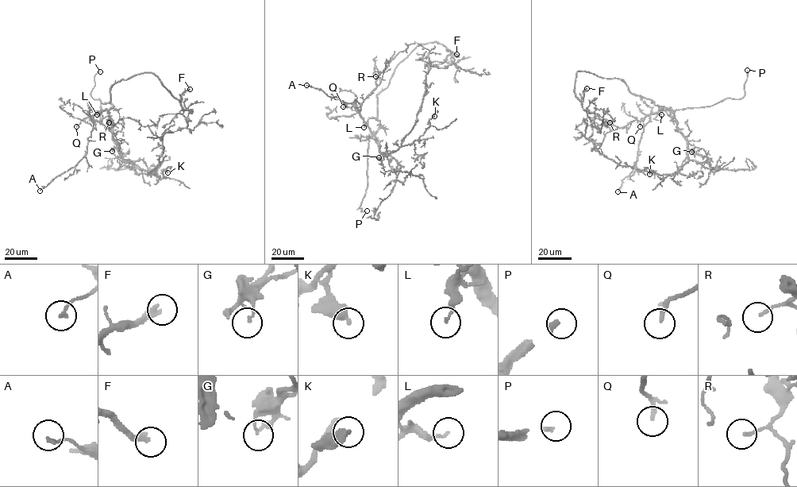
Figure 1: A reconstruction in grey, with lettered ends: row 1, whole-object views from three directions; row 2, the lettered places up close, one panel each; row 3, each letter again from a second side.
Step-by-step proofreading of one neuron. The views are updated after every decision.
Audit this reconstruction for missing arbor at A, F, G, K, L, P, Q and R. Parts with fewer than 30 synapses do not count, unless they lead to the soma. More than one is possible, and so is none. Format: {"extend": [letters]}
{"extend": ["F", "P"]}

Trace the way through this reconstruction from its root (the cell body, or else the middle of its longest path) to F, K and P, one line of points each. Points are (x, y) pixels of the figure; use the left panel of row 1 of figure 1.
F: (113, 107), (111, 87), (121, 79), (140, 73), (153, 73), (179, 101), (181, 94), (190, 89)
K: (113, 107), (108, 110), (108, 118), (112, 138), (121, 159), (162, 179), (163, 170), (167, 172)
P: (113, 107), (102, 110), (100, 100), (94, 99), (90, 95), (94, 85), (94, 76), (100, 71)

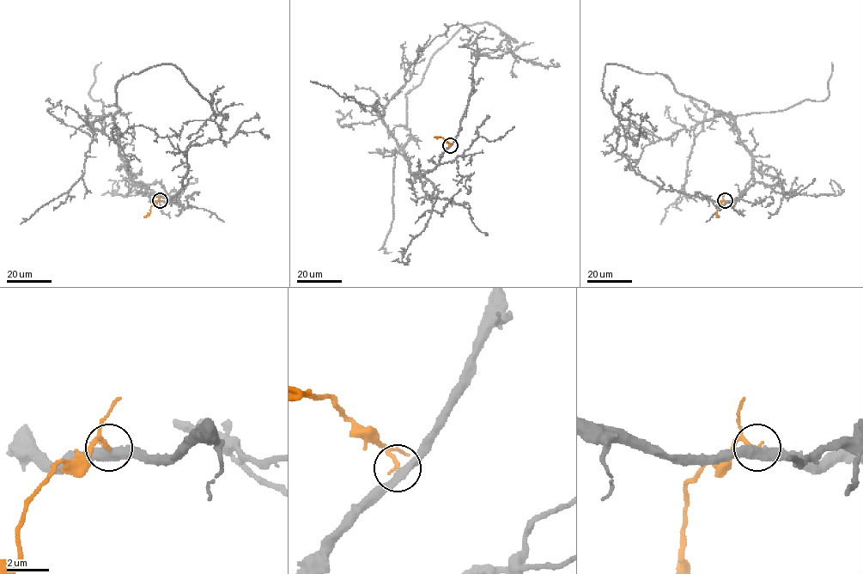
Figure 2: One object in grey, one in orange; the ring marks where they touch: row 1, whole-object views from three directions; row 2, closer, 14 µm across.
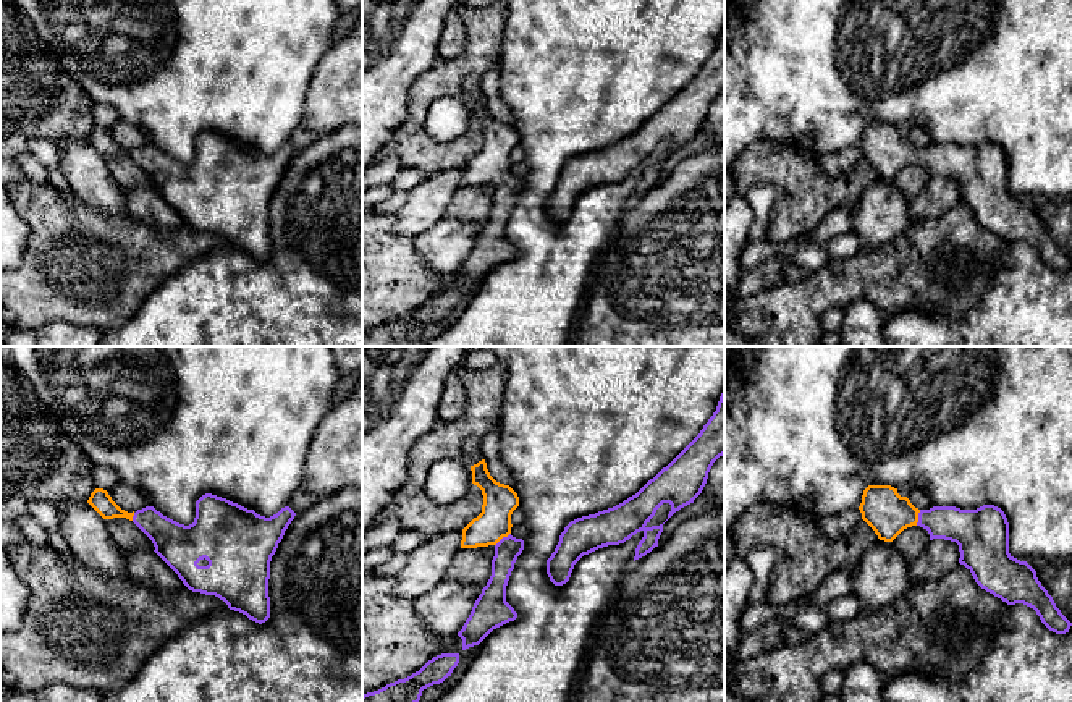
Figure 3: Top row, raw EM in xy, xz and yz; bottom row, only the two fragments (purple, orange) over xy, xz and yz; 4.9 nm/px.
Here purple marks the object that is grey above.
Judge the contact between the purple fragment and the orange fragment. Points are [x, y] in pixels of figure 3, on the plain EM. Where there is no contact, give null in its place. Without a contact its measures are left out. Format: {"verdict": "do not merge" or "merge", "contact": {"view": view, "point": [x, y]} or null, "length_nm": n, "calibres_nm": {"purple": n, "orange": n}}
{"verdict": "merge", "contact": {"view": "xz", "point": [502, 177]}, "length_nm": 100, "calibres_nm": {"purple": 120, "orange": 170}}

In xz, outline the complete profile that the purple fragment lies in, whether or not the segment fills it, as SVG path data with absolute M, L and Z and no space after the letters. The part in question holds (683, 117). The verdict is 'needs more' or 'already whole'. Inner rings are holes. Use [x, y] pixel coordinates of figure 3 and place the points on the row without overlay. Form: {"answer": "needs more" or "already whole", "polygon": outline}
{"answer": "already whole", "polygon": "M724 24L716 49L700 71L635 133L623 141L571 159L547 197L547 212L555 223L569 218L574 202L608 183L619 183L644 170L634 199L658 184L663 162L648 165L663 141L671 142L668 157L694 141L702 131L713 100L724 92Z"}

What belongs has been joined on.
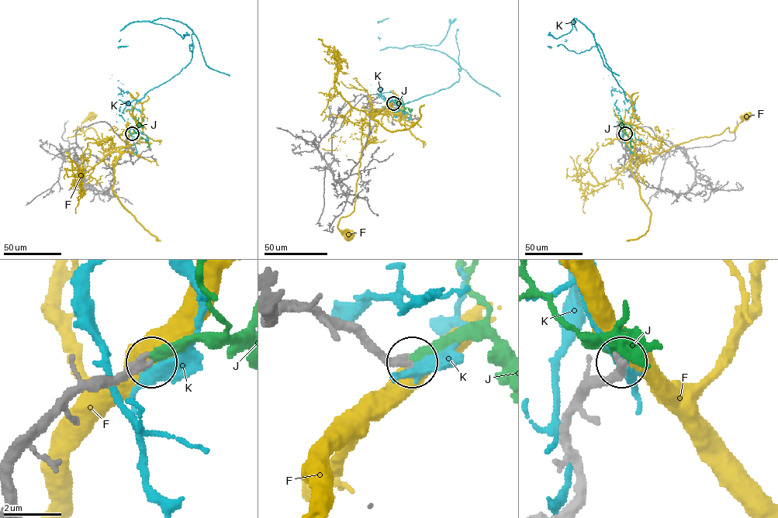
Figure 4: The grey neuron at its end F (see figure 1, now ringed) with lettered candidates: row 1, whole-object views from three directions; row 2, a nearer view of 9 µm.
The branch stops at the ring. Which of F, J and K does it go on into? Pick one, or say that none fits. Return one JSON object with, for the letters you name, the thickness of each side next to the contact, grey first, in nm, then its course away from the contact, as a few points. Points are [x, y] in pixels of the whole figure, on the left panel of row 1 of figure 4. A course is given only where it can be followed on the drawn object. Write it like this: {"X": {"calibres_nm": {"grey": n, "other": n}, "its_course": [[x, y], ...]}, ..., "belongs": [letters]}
{"J": {"calibres_nm": {"grey": 320, "other": 280}, "its_course": [[132, 133], [135, 132], [143, 138], [148, 144], [146, 146]]}, "belongs": ["J"]}

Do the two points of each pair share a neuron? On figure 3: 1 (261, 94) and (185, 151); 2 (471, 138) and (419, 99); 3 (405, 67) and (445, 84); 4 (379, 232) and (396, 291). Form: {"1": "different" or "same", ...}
{"1": "same", "2": "same", "3": "different", "4": "same"}

